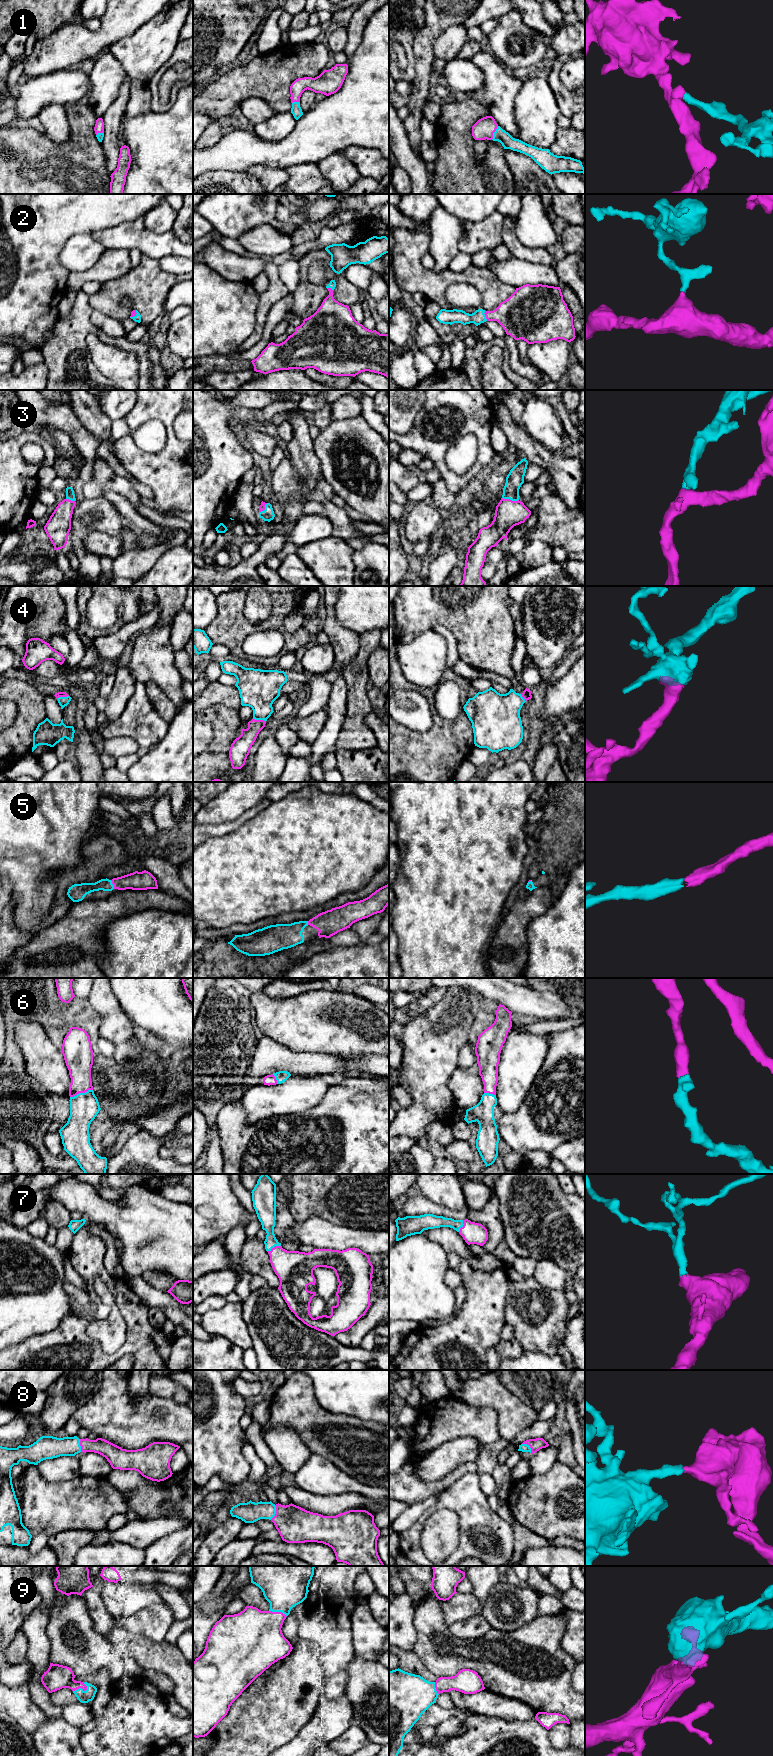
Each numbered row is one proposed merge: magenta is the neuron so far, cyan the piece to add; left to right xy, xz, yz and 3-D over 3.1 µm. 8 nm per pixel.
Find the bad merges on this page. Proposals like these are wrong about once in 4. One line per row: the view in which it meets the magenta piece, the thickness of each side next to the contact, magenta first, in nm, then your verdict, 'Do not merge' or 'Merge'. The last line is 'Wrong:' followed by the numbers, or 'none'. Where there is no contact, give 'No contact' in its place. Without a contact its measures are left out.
1: Touches magenta in yz. Thickness 160 nm (magenta) against 110 nm. Merge
2: Touches magenta in yz. Thickness 300 nm (magenta) against 110 nm. Merge
3: Touches magenta in yz. Thickness 220 nm (magenta) against 140 nm. Merge
4: Touches magenta in xz. Thickness 140 nm (magenta) against 320 nm. Merge
5: Touches magenta in xy. Thickness 150 nm (magenta) against 100 nm. Merge
6: Touches magenta in xy. Thickness 220 nm (magenta) against 240 nm. Merge
7: Touches magenta in xz. Thickness 300 nm (magenta) against 140 nm. Merge
8: Touches magenta in xz. Thickness 280 nm (magenta) against 170 nm. Merge
9: Touches magenta in xy. Thickness 190 nm (magenta) against 100 nm. Merge
Wrong: none

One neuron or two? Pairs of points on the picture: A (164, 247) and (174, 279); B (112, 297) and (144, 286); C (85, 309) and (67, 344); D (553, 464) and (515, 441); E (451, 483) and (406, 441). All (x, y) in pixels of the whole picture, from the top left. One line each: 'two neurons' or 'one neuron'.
A: two neurons
B: one neuron
C: one neuron
D: one neuron
E: one neuron

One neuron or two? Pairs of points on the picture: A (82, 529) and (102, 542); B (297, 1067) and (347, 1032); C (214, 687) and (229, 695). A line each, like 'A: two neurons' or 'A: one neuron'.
A: two neurons
B: two neurons
C: one neuron

